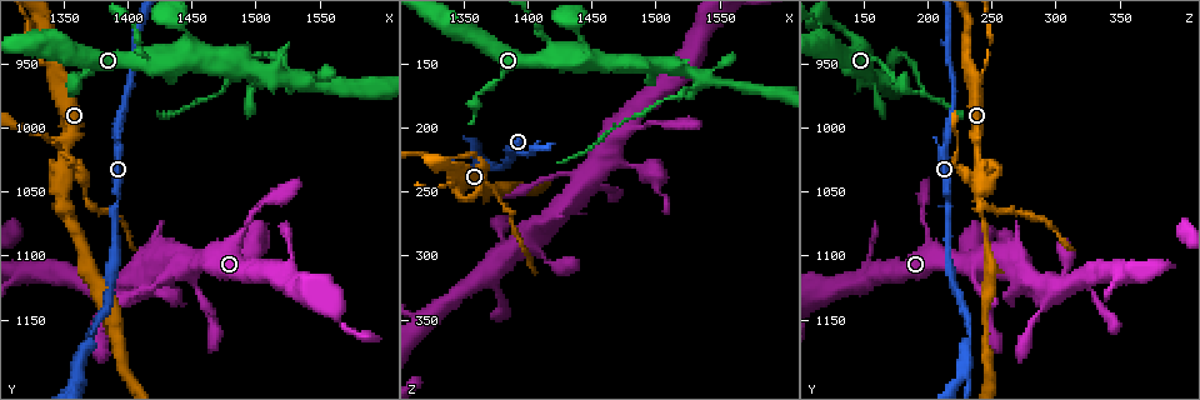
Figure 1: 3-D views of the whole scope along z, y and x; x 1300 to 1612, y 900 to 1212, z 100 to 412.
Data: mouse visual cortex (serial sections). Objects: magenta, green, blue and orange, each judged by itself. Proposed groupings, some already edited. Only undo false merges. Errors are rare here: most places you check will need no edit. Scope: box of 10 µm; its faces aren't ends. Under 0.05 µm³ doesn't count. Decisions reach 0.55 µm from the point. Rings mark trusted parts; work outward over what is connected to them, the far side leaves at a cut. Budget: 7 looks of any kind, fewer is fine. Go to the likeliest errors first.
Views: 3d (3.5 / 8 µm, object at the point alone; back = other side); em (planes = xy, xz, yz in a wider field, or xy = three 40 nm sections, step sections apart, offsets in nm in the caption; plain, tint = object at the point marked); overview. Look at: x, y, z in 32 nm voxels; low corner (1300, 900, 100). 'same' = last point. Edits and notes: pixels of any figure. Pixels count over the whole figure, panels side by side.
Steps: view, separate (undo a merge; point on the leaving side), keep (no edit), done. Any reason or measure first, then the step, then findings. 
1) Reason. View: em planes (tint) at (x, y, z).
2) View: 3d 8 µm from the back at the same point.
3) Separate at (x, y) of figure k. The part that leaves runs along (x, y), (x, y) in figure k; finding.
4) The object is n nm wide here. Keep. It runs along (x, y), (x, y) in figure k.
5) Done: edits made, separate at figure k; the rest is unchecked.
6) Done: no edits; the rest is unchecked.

Thin neck. View: 3d 3.5 µm at (1350, 1032, 236).

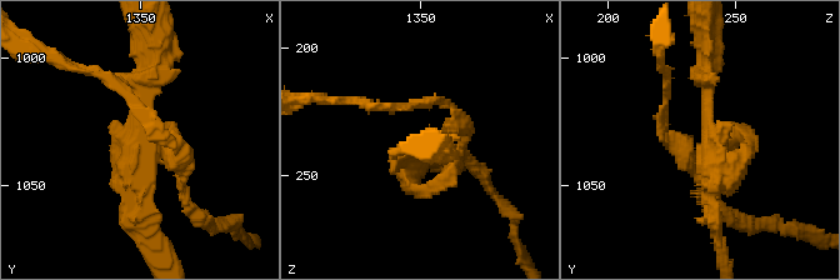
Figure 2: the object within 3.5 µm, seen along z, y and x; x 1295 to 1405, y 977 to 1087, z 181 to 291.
View: em xy step 1 (tint) at (1351, 1032, 239).

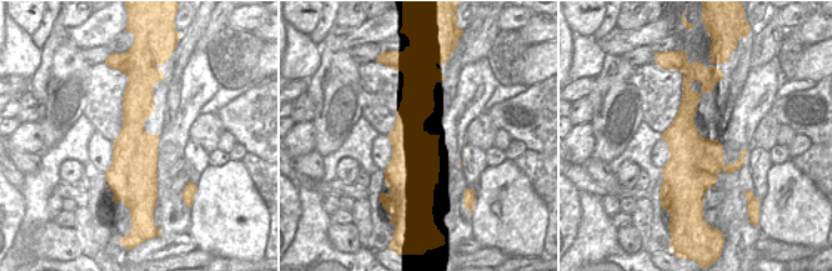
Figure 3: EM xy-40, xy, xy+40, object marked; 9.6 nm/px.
The object is 480 nm wide here. Separate at (188, 155) of figure 2. A second cell is stuck on.

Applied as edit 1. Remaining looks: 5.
Three arms meet. View: 3d 3.5 µm at (1344, 958, 244).

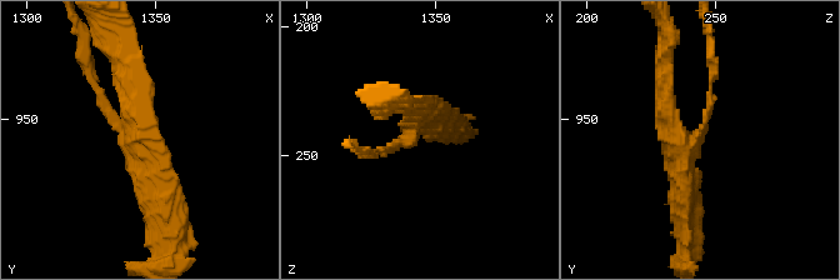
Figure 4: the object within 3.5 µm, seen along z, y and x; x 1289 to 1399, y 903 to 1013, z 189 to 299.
3 arms meet here; the arms are 100, 200, 300 nm wide; need the tissue. View: em xy step 5 (tint) at (1340, 958, 241).

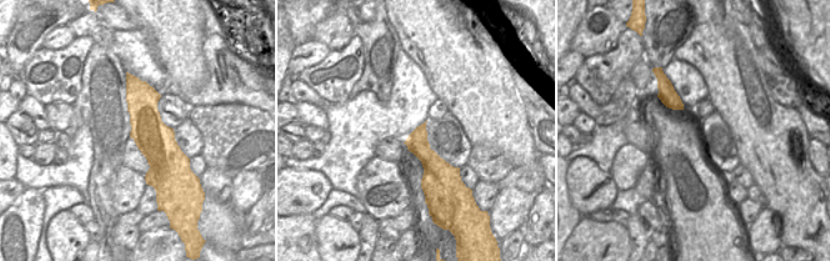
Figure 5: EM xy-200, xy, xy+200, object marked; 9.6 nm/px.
Separate at (100, 93) of figure 4. The part that leaves runs along (700, 131), (714, 81), (710, 35) in figure 4; two cells meet here.

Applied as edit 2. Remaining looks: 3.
Redraw. View: overview.

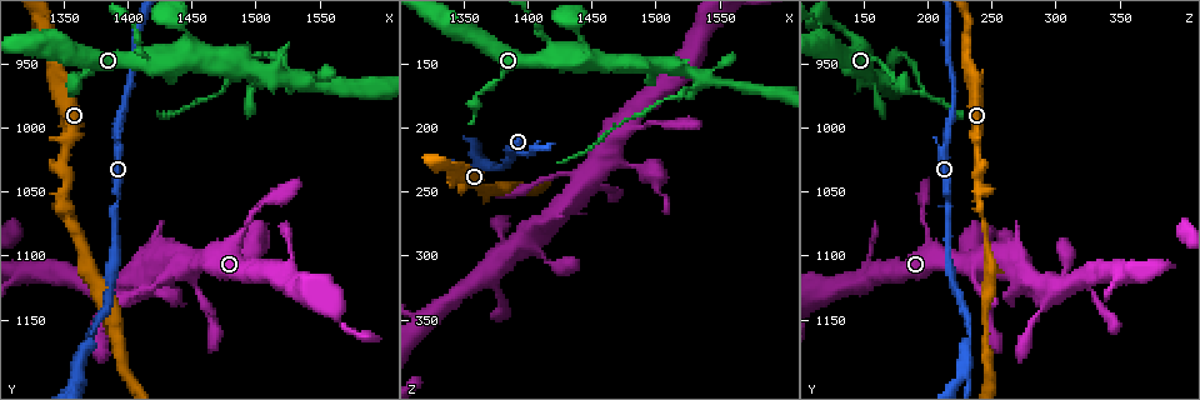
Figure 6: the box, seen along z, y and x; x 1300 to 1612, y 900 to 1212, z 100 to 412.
Two arms in line, one across. View: 3d 3.5 µm at (1362, 1188, 226).

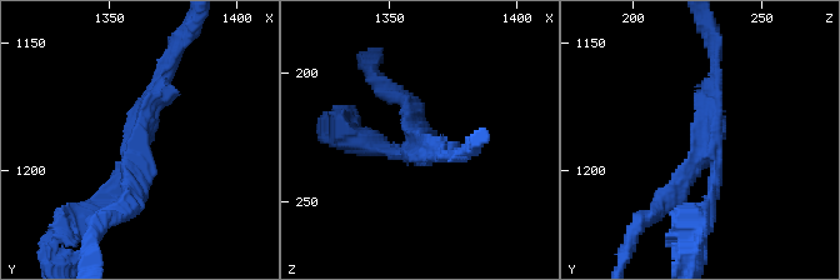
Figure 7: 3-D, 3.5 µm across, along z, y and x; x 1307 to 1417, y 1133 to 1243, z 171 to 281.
3 arms meet here; the arms are 150, 200, 200 nm wide; shape alone is not enough. View: em xy step 5 (tint) at (1362, 1189, 228).

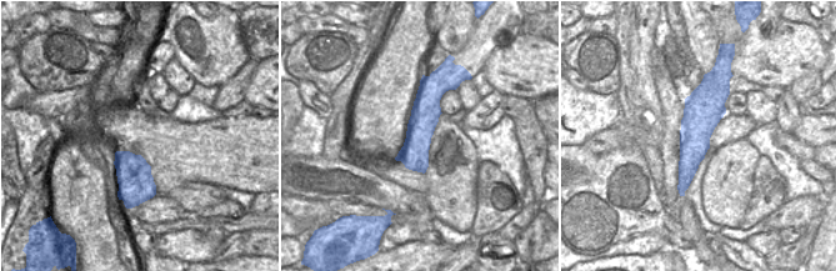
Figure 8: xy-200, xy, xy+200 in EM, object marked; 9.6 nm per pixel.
Separate at (666, 203) of figure 7. A second cell is stuck on.

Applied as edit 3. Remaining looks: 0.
Done: edits made, separate at figure 2, separate at figure 4, separate at figure 7; the rest is unchecked.

